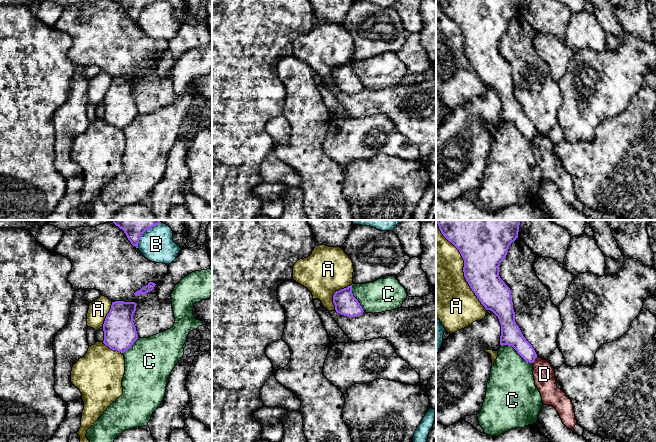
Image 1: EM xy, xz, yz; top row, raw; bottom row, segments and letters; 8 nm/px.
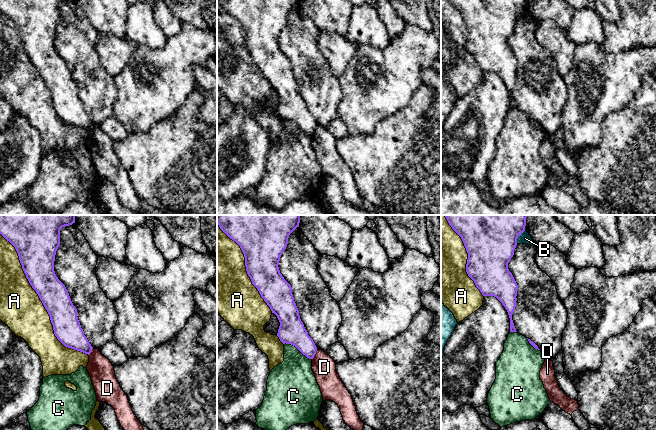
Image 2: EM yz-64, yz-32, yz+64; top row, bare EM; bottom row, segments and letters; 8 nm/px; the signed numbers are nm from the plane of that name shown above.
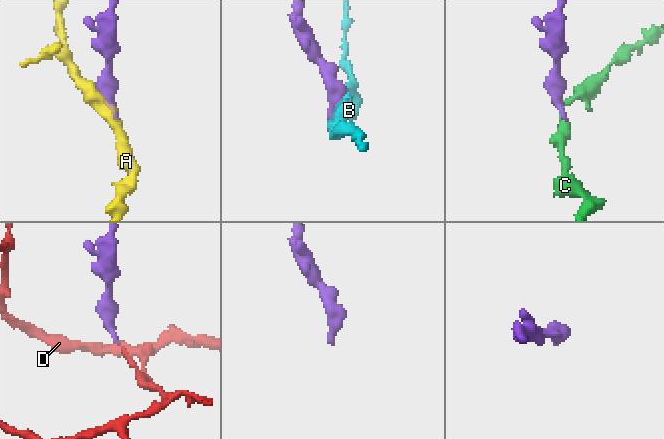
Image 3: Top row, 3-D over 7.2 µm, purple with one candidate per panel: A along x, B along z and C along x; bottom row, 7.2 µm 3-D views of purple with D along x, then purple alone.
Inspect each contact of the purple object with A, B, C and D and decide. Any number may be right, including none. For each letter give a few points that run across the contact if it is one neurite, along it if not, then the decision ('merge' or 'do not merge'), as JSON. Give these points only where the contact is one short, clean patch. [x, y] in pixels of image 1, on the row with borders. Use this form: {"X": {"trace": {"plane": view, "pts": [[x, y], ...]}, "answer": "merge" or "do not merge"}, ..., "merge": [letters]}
{"A": {"answer": "do not merge"}, "B": {"answer": "do not merge"}, "C": {"trace": {"plane": "yz", "pts": [[501, 345], [510, 345], [526, 361], [532, 363]]}, "answer": "do not merge"}, "D": {"trace": {"plane": "yz", "pts": [[537, 356], [533, 363]]}, "answer": "do not merge"}, "merge": []}

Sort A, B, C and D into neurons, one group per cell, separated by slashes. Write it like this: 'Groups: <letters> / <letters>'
Groups: A / B / C / D

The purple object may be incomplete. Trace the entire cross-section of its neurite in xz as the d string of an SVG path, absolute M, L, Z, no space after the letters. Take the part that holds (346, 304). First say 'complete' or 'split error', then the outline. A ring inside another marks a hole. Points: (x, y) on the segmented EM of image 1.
complete; M352 285L336 291L333 295L333 303L336 312L347 317L356 317L364 312L358 300L353 296Z

